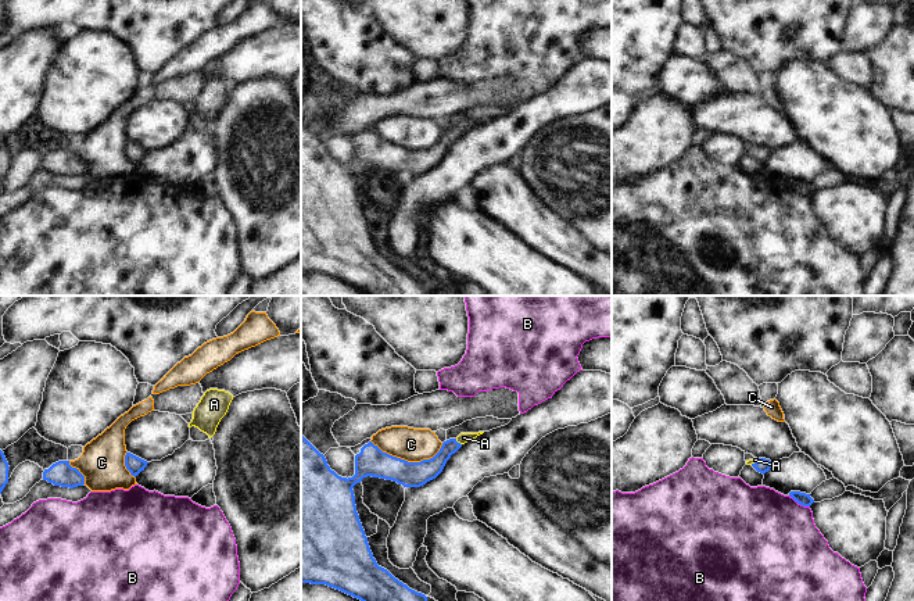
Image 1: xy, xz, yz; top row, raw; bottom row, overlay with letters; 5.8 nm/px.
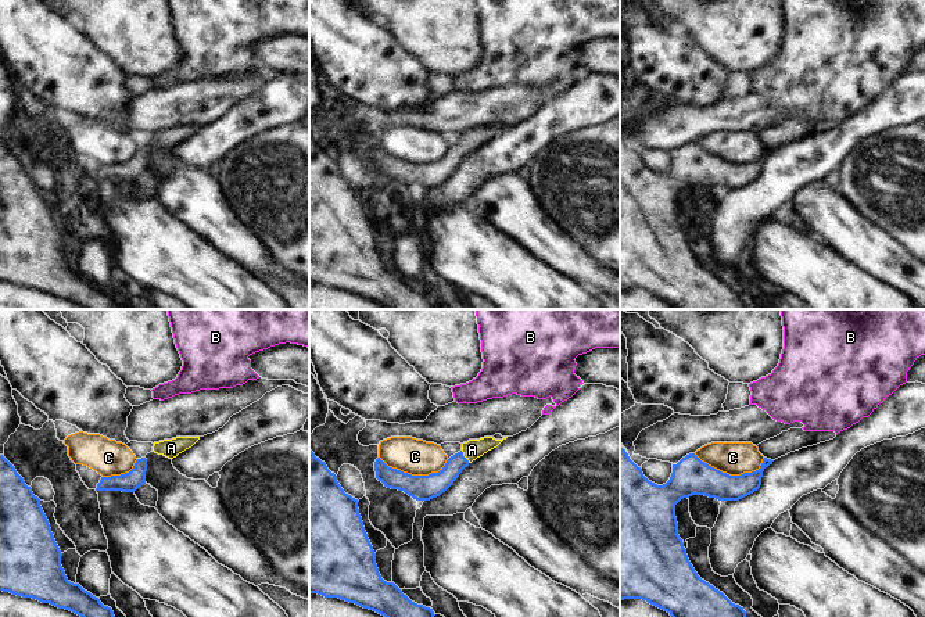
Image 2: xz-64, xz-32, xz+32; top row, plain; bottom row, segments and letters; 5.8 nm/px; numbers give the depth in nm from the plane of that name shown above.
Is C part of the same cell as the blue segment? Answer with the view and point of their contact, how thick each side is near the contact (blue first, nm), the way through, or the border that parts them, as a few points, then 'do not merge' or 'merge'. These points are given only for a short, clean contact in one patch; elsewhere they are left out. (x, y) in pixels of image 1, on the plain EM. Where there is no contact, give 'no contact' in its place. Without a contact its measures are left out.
contact xz (407, 150); calibres 170 and 190 nm; border xz (371, 129), (383, 140), (408, 150), (429, 149), (443, 133); do not merge

